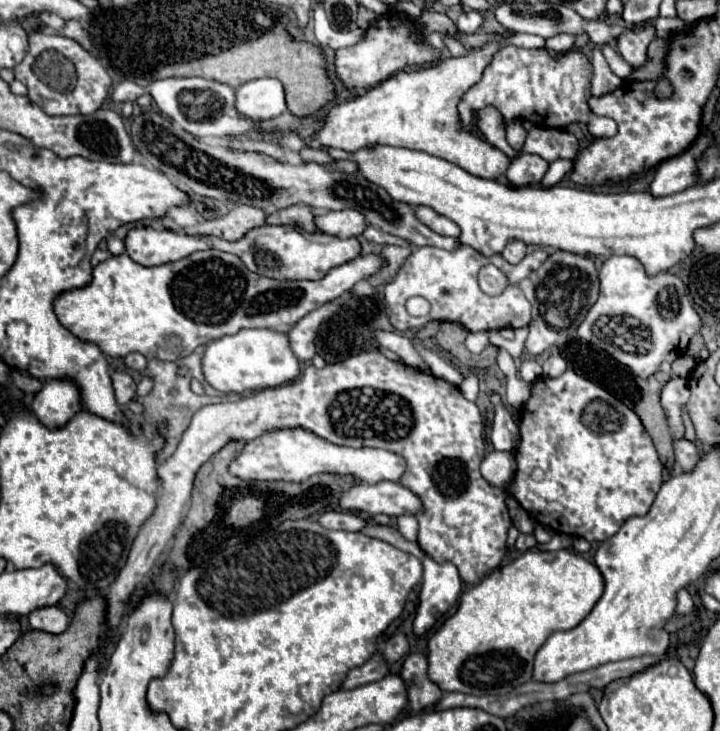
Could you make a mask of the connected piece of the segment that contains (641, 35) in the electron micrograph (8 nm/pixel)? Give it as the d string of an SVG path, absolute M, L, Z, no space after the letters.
M644 23L640 27L640 31L634 31L632 27L626 27L626 31L622 31L622 35L618 35L616 47L618 47L620 55L632 67L640 67L646 61L646 47L654 39L656 39L654 25L652 23Z

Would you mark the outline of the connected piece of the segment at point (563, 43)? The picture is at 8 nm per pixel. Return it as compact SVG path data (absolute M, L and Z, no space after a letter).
M562 33L562 35L556 35L556 37L548 39L546 41L546 49L554 51L556 55L564 55L564 53L574 49L574 35L564 35Z

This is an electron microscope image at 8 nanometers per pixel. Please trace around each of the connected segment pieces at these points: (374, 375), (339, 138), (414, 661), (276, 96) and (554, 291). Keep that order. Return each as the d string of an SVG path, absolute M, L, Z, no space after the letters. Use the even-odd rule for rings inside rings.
M366 345L366 347L362 347L362 351L358 355L352 355L344 361L338 361L338 363L330 363L322 369L316 369L314 365L306 365L306 369L300 373L298 379L284 383L282 387L262 389L262 391L248 395L248 397L242 397L238 401L204 405L202 409L198 409L194 413L194 417L192 417L188 429L184 431L174 455L158 467L158 477L160 477L162 485L158 491L156 511L142 525L142 529L132 545L132 551L130 551L126 565L122 567L118 579L114 581L114 585L106 593L110 635L118 633L118 627L124 619L126 609L128 609L130 593L148 581L166 543L174 537L174 531L182 523L186 505L190 501L192 481L194 481L196 471L216 451L220 451L230 439L252 441L264 433L290 429L290 427L302 427L302 429L306 429L306 431L310 431L310 433L314 433L334 445L362 447L362 443L364 443L366 447L380 447L380 449L388 449L388 451L402 455L406 459L408 467L404 473L404 481L400 481L400 483L404 487L408 487L412 493L416 493L420 497L420 501L424 503L424 511L416 515L418 523L420 523L420 531L418 531L420 549L438 563L452 561L458 567L460 577L470 585L482 581L484 579L482 575L494 571L500 565L500 561L506 553L506 535L508 535L512 521L508 515L508 507L504 503L504 497L506 497L504 491L498 487L492 487L480 475L480 463L486 455L486 441L482 435L484 423L482 423L482 417L480 417L476 403L468 401L458 391L458 387L450 385L448 381L438 379L434 375L426 375L410 365L390 361L378 351L378 347ZM362 409L364 409L364 437L362 437L362 419L360 419Z
M508 39L488 41L480 47L468 49L462 57L446 57L438 63L432 63L428 67L416 69L416 71L398 71L396 75L388 77L380 85L372 87L362 97L356 97L352 101L346 101L342 105L336 105L326 115L324 129L312 137L310 147L300 151L302 161L316 161L322 165L330 165L336 169L342 169L346 173L356 173L356 165L352 161L332 161L328 153L320 149L320 145L340 147L346 151L356 151L360 147L368 147L374 143L392 145L392 147L406 147L406 149L418 149L424 153L430 153L434 157L446 159L468 173L484 179L496 179L502 173L506 173L510 159L490 143L486 143L482 137L464 133L458 125L458 111L456 105L460 97L482 77L482 71L494 59L494 55L506 47Z
M412 653L402 665L402 677L408 683L408 699L412 711L422 711L442 697L442 689L428 677L428 659L422 653Z
M262 77L244 83L236 89L236 107L242 115L264 121L274 119L288 111L286 107L286 91L282 81L272 77Z
M554 251L540 265L540 269L532 271L526 279L522 279L518 287L532 303L532 323L528 325L530 335L526 339L526 349L530 355L540 355L548 347L560 345L576 335L578 325L582 323L588 309L598 299L600 279L598 279L596 263L588 255Z

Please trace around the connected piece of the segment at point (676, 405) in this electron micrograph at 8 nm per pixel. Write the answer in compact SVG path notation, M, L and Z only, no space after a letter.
M672 377L662 389L662 407L666 411L668 425L670 425L670 431L674 437L684 435L680 407L682 407L682 403L688 401L688 397L690 397L690 391L688 391L686 379L680 379L680 377Z

